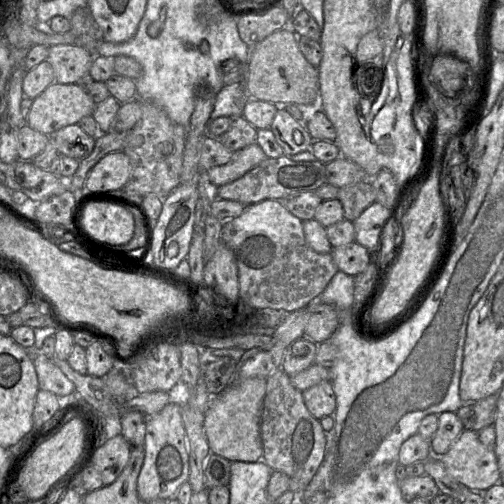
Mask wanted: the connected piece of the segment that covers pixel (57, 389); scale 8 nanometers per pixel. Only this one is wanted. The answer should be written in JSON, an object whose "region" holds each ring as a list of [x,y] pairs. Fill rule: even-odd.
{"region":[[[36,353],[33,355],[33,363],[40,390],[49,391],[59,398],[67,398],[74,393],[74,384],[51,359],[42,353]]]}

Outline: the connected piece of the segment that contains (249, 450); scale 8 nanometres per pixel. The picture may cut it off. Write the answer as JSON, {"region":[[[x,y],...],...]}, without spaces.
{"region":[[[248,378],[237,385],[227,386],[220,394],[211,397],[204,412],[204,434],[211,453],[229,461],[256,462],[262,460],[263,445],[260,436],[260,417],[265,396],[266,379]]]}

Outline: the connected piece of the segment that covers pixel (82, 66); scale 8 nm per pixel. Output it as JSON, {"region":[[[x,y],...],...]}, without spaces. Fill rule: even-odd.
{"region":[[[58,44],[49,47],[47,61],[54,69],[55,82],[74,84],[89,73],[94,57],[81,46]]]}

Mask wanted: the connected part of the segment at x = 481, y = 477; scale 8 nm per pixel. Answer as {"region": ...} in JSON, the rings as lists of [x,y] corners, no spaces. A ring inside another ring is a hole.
{"region":[[[464,429],[440,459],[451,477],[475,492],[484,492],[500,481],[494,449],[484,446],[476,431]]]}

